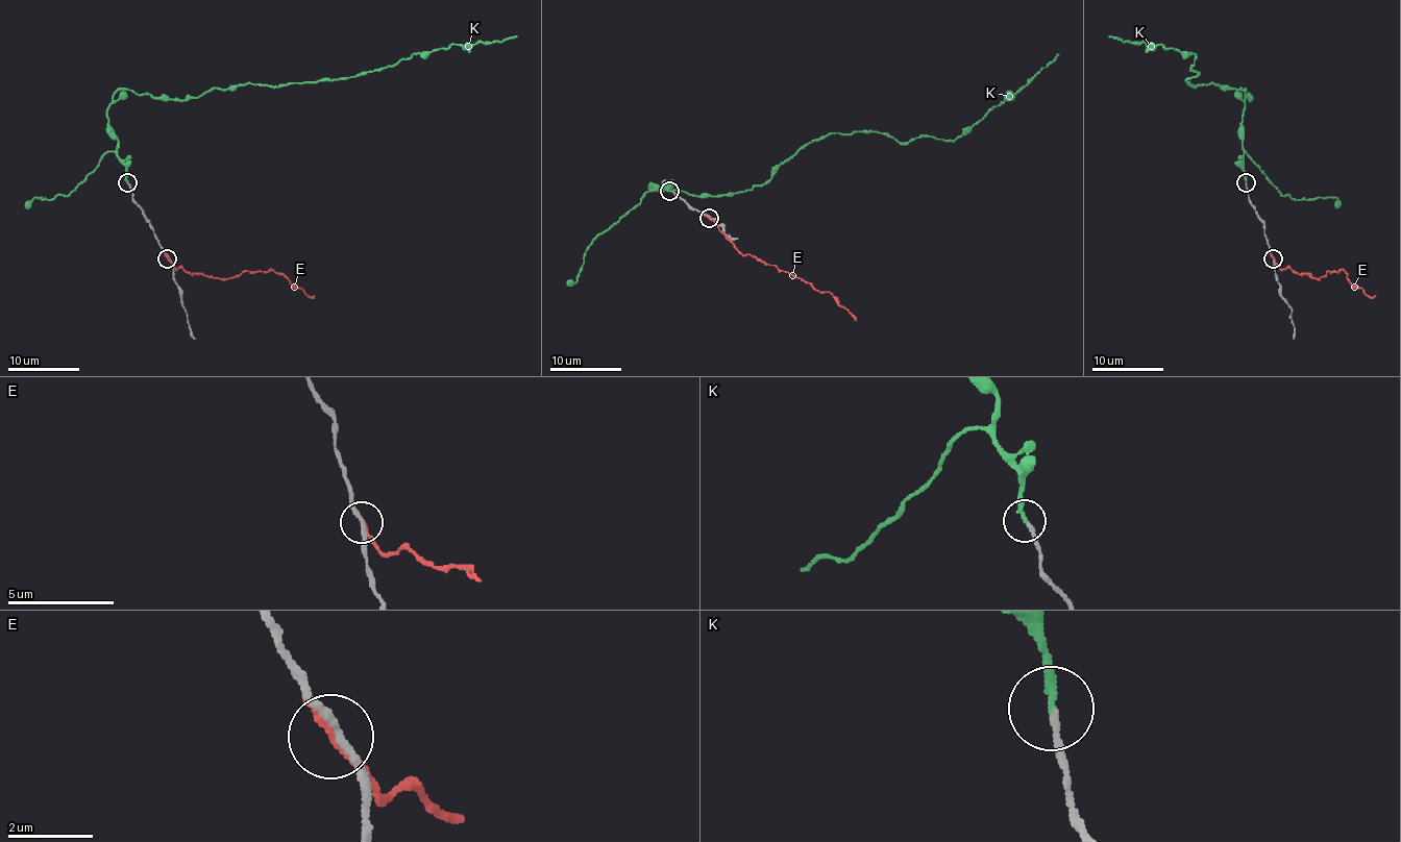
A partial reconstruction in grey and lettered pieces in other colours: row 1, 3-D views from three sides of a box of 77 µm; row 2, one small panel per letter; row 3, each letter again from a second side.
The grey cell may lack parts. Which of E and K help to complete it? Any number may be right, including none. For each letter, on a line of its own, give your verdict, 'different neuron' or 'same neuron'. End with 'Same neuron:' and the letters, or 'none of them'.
E: different neuron
K: same neuron
Same neuron: K

